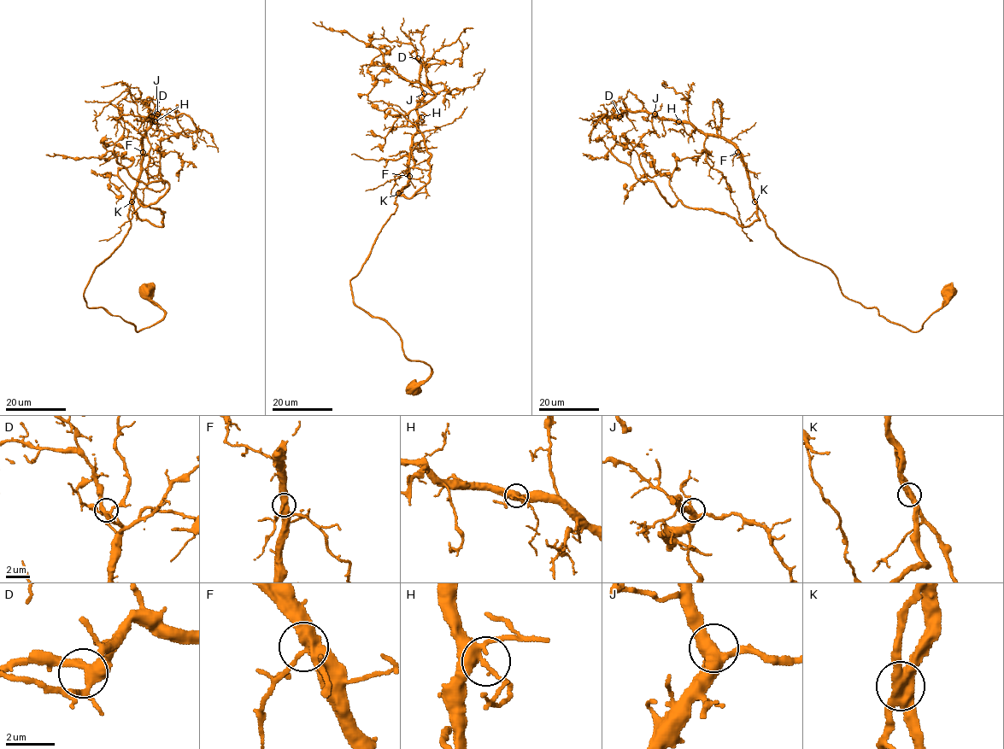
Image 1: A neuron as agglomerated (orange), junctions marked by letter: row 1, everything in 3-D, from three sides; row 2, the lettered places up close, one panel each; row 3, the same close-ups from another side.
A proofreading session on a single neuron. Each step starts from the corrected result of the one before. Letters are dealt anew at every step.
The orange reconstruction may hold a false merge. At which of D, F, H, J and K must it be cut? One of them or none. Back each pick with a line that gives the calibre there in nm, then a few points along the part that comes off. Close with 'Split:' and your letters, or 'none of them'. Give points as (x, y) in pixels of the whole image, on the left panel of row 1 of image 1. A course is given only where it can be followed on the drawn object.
Split: none of them

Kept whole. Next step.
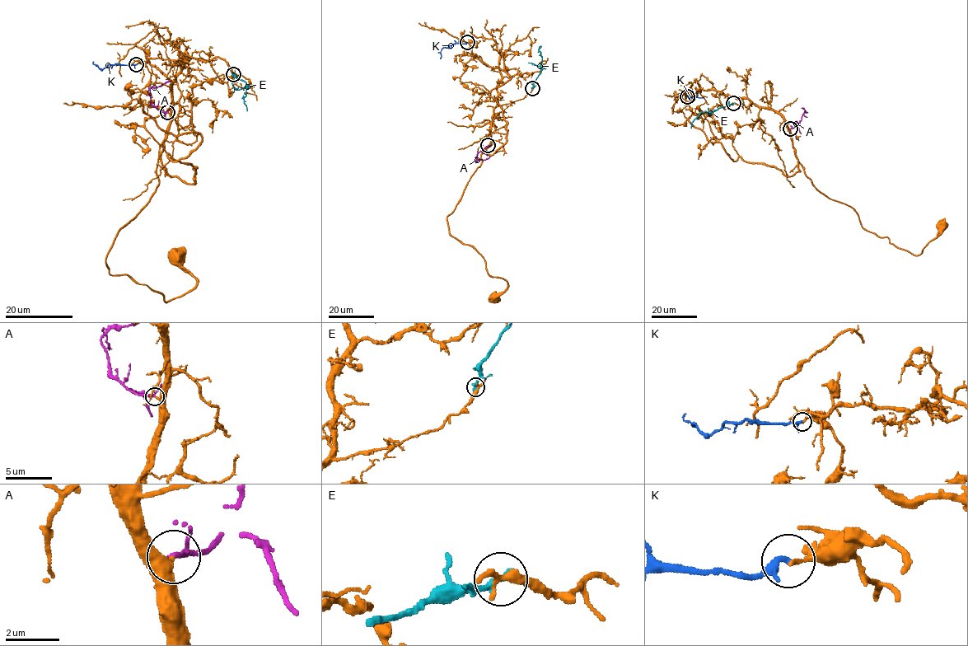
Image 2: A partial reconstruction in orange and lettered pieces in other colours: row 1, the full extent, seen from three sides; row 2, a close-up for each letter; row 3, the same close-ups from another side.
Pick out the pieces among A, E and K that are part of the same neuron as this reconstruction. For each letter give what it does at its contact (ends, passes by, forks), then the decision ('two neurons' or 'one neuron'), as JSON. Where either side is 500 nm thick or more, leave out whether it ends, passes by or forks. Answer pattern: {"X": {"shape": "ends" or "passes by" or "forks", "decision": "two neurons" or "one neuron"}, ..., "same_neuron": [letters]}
{"A": {"shape": "passes by", "decision": "one neuron"}, "E": {"shape": "ends", "decision": "two neurons"}, "K": {"shape": "passes by", "decision": "two neurons"}, "same_neuron": ["A"]}

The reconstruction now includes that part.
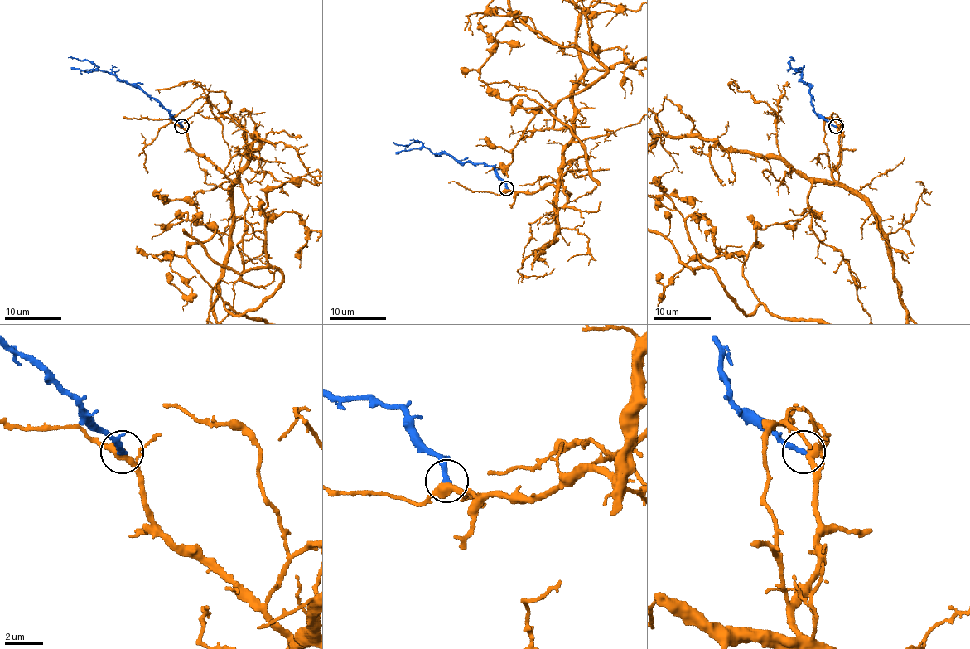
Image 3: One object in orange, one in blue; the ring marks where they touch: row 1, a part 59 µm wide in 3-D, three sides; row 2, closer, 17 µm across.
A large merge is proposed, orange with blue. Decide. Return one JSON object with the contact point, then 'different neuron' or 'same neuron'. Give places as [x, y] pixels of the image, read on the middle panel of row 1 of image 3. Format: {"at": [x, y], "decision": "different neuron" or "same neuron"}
{"at": [506, 188], "decision": "same neuron"}

